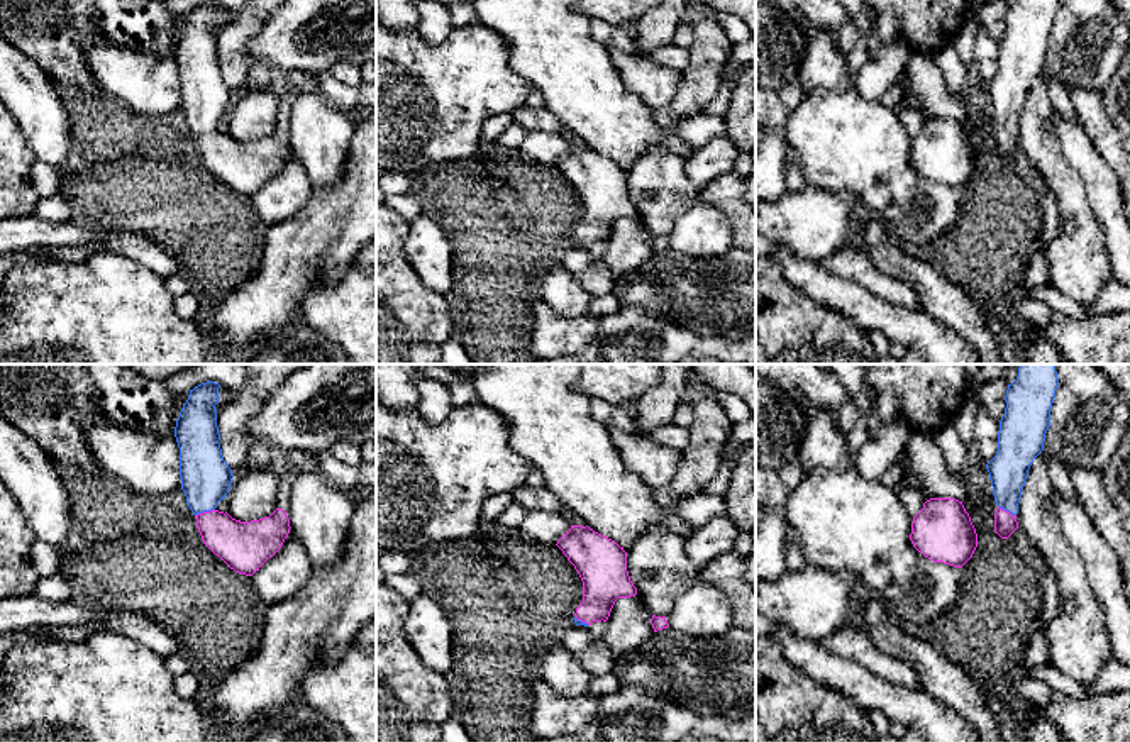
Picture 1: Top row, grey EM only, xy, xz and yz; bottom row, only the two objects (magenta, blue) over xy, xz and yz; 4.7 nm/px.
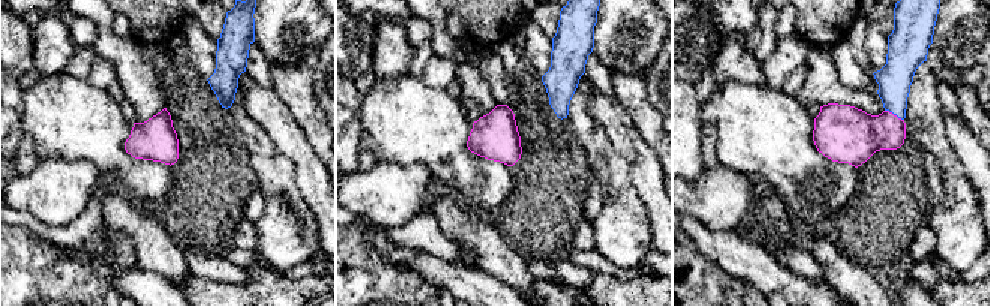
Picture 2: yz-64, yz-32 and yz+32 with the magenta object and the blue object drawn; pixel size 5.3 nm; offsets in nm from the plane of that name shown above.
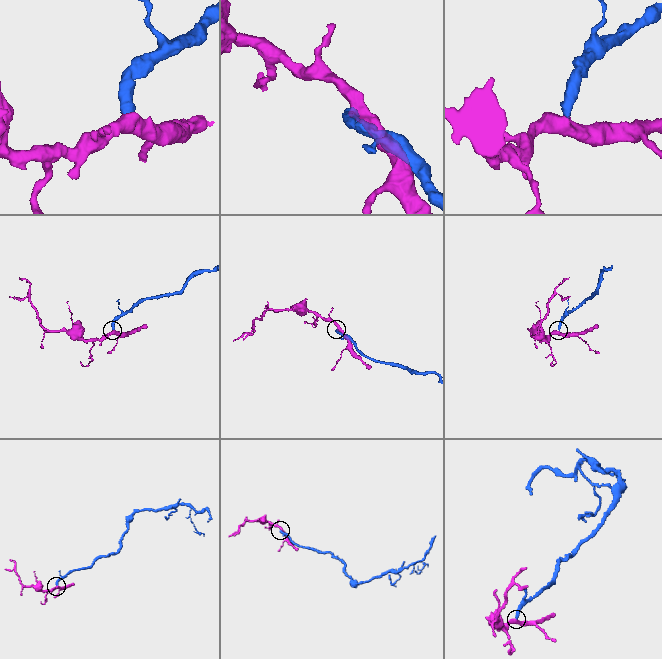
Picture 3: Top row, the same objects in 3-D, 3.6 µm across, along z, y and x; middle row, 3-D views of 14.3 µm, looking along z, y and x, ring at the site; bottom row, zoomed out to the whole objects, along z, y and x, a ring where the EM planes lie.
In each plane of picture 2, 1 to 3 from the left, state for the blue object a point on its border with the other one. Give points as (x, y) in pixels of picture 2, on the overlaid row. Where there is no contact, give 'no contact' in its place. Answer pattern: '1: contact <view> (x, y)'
1: no contact
2: no contact
3: contact yz+32 (893, 114)

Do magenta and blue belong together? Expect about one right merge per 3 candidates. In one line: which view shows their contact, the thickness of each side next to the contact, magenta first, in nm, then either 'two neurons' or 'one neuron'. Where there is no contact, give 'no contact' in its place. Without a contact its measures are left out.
xy | 240/240 nm | one neuron

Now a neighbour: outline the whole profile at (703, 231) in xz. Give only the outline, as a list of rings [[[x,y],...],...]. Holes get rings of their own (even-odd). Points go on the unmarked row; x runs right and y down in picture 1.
[[[696,200],[676,219],[667,241],[674,252],[691,257],[722,256],[732,247],[730,220],[717,207]]]

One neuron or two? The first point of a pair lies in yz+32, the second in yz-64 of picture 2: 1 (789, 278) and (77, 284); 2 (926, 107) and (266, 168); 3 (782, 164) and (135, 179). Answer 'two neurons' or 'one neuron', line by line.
1: two neurons
2: one neuron
3: one neuron

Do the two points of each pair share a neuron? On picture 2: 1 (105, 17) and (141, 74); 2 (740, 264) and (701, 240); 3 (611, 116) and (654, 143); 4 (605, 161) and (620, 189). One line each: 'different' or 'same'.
1: same
2: same
3: different
4: same

